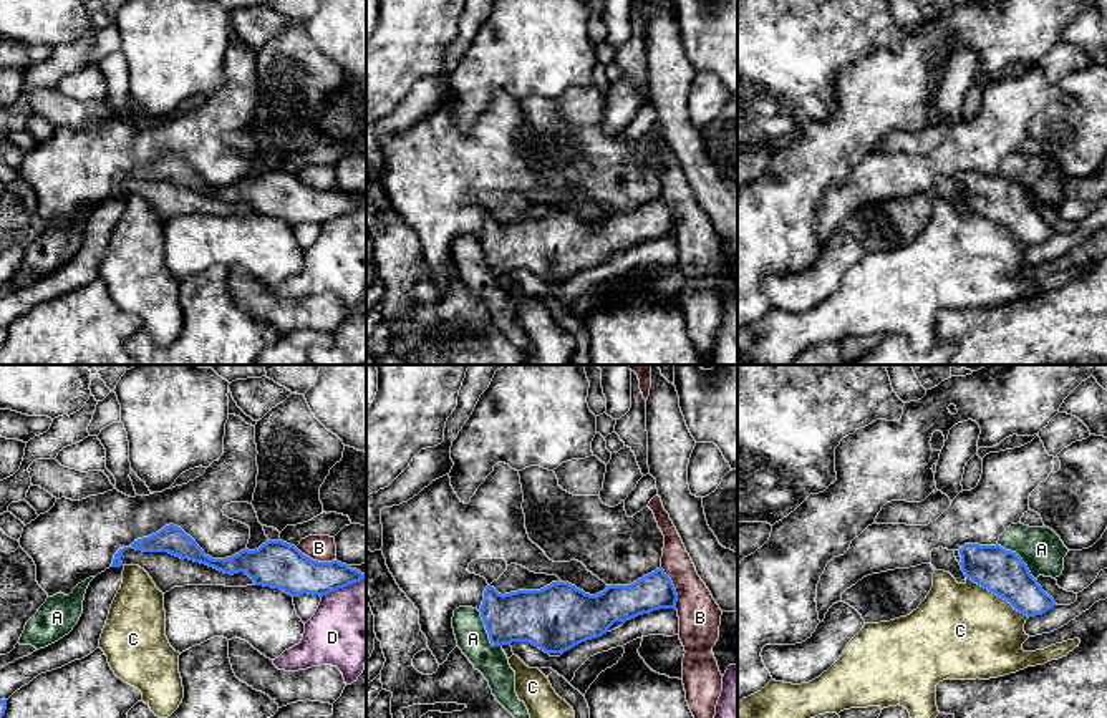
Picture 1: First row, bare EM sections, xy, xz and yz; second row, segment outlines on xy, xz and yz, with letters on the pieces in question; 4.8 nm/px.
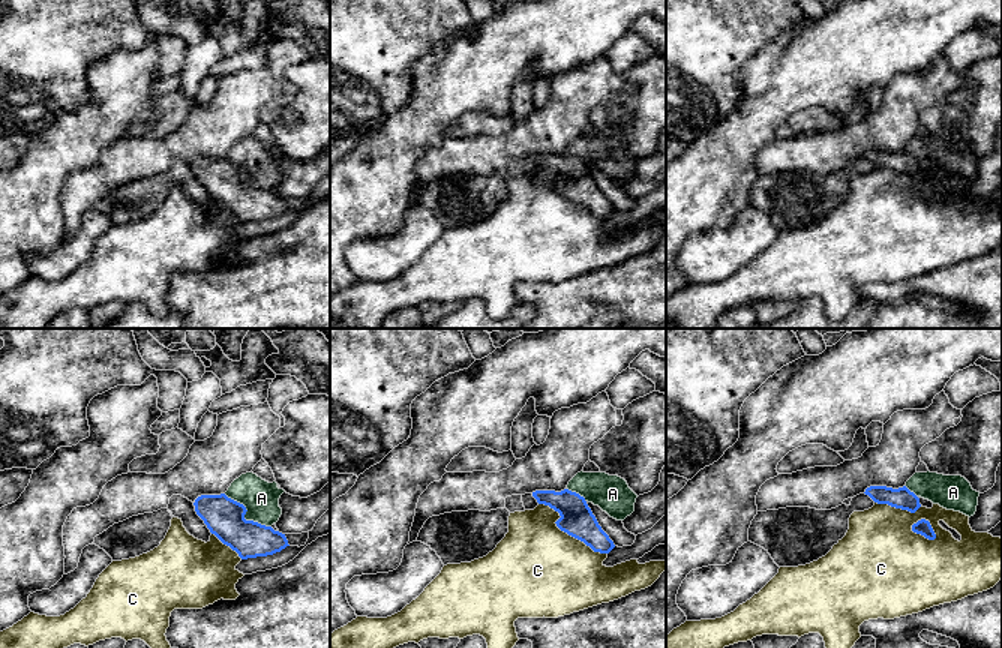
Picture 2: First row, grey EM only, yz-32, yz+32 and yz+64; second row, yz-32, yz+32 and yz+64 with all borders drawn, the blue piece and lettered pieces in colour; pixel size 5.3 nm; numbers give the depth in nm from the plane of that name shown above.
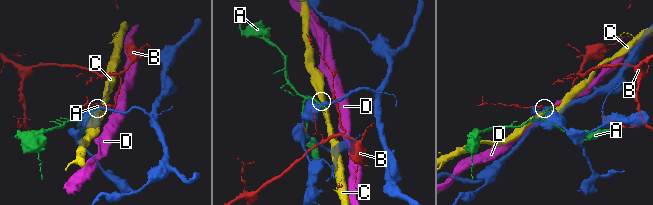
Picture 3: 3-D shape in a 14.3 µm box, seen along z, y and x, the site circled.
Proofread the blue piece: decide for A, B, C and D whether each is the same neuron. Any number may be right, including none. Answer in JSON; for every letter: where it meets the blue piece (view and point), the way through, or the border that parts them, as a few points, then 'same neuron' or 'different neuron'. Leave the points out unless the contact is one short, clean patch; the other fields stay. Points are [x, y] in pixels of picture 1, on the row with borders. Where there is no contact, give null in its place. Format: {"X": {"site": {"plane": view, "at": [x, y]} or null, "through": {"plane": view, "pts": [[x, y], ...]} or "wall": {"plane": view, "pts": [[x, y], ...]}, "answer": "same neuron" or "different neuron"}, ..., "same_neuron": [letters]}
{"A": {"site": {"plane": "yz", "at": [1019, 557]}, "answer": "different neuron"}, "B": {"site": {"plane": "xz", "at": [673, 587]}, "wall": {"plane": "xz", "pts": [[660, 567], [675, 589], [676, 607]]}, "answer": "different neuron"}, "C": {"site": {"plane": "yz", "at": [998, 596]}, "answer": "different neuron"}, "D": {"site": {"plane": "xy", "at": [343, 586]}, "answer": "different neuron"}, "same_neuron": []}

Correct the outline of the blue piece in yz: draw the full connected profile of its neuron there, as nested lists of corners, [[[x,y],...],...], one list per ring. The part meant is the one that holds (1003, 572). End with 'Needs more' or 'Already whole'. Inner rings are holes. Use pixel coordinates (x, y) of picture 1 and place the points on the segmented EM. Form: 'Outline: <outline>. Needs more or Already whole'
Outline: [[[964,544],[960,549],[961,570],[974,584],[1008,600],[1014,610],[1036,617],[1056,605],[1022,559],[1001,546]]]. Already whole

